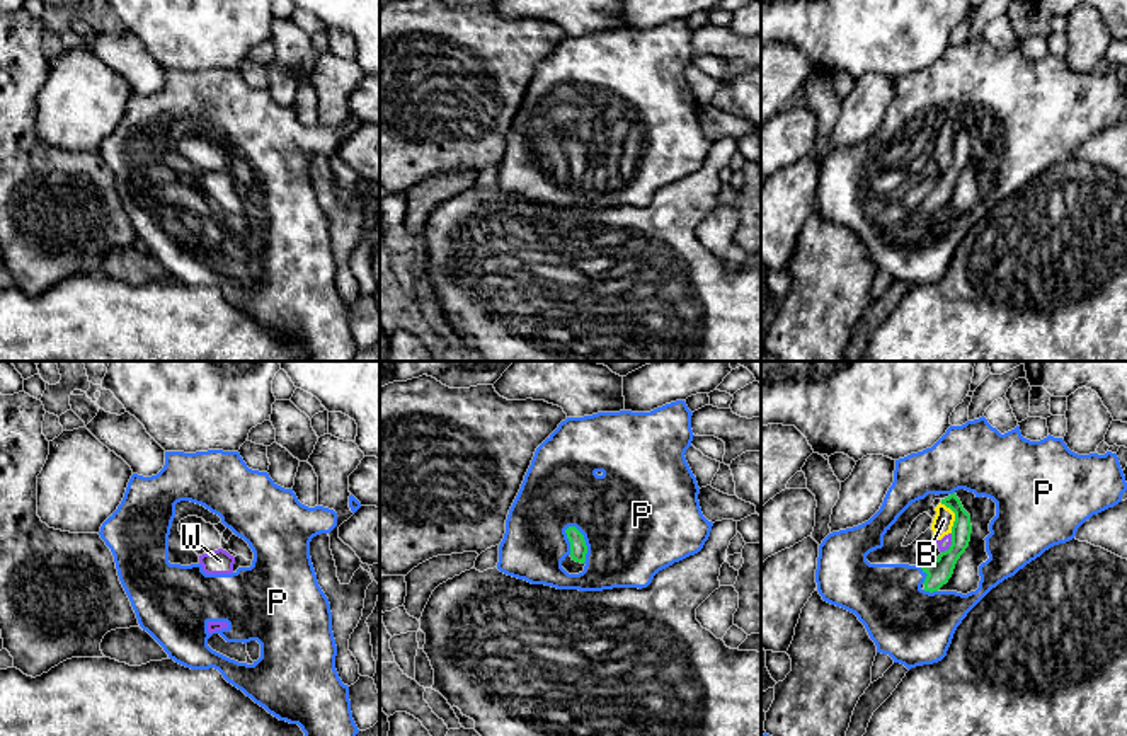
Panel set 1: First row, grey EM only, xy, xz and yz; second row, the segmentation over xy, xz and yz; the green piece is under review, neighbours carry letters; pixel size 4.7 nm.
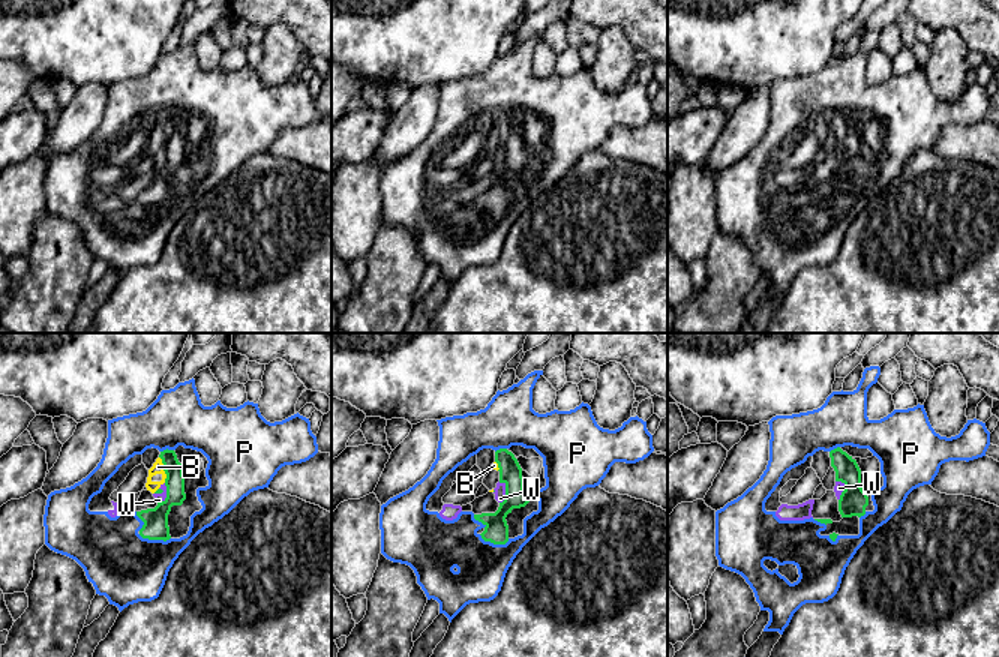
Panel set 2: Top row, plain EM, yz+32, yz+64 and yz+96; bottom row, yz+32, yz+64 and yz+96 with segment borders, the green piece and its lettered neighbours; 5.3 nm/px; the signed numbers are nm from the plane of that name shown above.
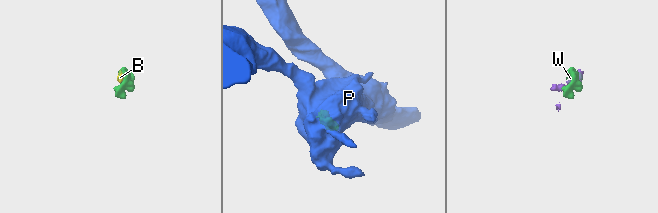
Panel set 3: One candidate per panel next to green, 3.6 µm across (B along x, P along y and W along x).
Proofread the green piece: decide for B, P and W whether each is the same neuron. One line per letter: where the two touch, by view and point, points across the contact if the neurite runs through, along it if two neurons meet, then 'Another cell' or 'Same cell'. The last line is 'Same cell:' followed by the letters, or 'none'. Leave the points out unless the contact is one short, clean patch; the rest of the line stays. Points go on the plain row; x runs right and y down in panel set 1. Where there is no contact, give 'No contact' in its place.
B: Touches green at yz (955, 135). Same cell
P: Touches green at xz (584, 160). Same cell
W: Touches green at yz (952, 162). Same cell
Same cell: B, P, W

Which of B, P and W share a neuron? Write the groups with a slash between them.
B P W

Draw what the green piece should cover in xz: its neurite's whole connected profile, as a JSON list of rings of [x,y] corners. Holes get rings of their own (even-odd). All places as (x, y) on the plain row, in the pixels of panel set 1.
[[[676,19],[650,31],[567,36],[536,66],[509,128],[497,187],[531,203],[603,210],[647,206],[654,194],[698,172],[713,141],[700,126],[688,80],[693,31]]]

